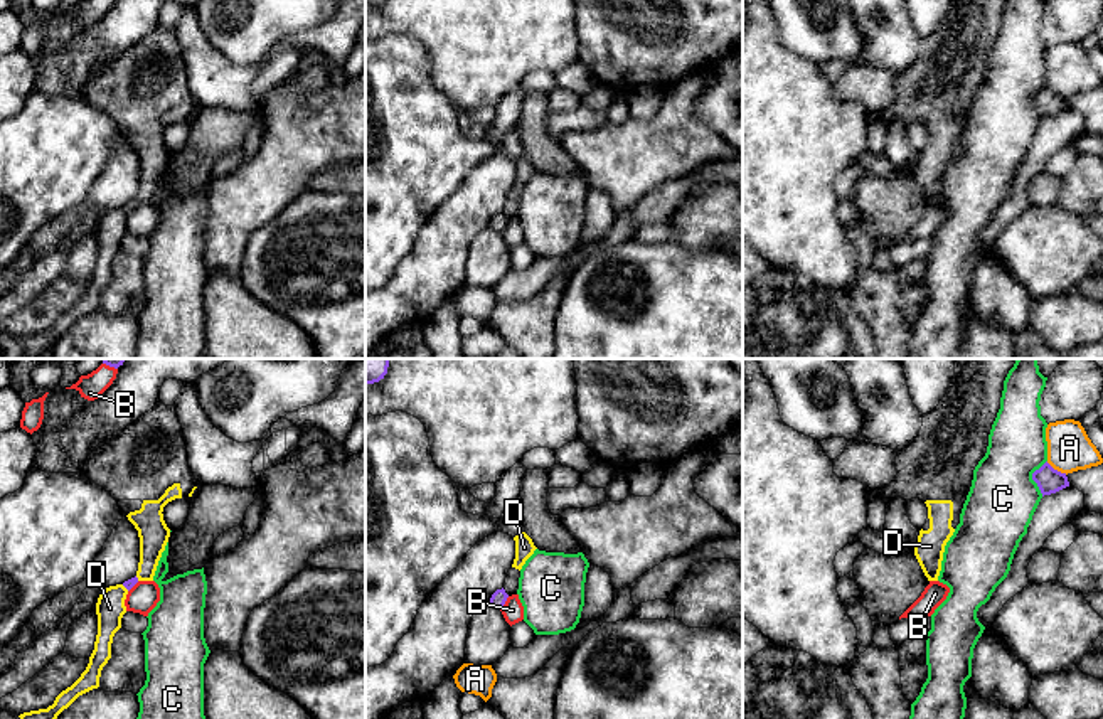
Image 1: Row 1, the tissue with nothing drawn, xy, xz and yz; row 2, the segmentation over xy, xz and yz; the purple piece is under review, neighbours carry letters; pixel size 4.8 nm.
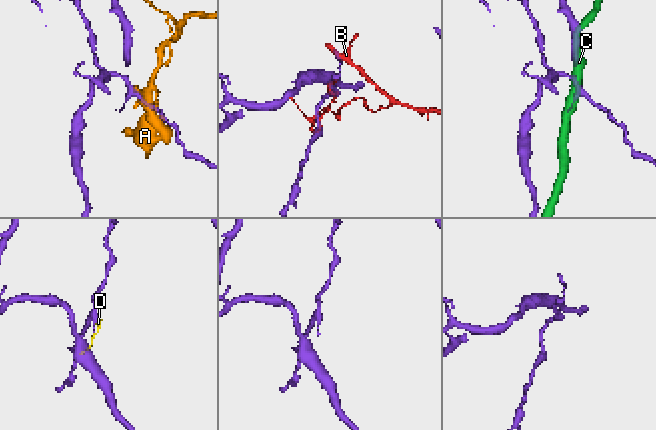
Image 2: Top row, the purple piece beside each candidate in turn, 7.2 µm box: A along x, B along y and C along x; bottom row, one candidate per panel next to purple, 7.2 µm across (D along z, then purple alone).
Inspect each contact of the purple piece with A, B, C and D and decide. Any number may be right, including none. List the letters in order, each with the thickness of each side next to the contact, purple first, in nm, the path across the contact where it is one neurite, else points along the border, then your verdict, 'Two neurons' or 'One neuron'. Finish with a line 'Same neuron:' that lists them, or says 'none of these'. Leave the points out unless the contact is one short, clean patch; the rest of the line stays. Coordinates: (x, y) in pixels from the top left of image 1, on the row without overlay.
A: Thickness 120 nm (purple) against 200 nm. Two neurons
B: Thickness 70 nm (purple) against 100 nm. Two neurons
C: Thickness 120 nm (purple) against 320 nm. Two neurons
D: Thickness 50 nm (purple) against 140 nm. Boundary: xy (122, 207), (128, 213). Two neurons
Same neuron: none of these

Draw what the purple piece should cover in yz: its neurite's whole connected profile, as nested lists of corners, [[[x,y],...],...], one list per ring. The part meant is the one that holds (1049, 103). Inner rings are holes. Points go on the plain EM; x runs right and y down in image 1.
[[[1047,84],[1032,96],[1032,103],[1037,106],[1042,120],[1069,109],[1066,96],[1054,93]]]

